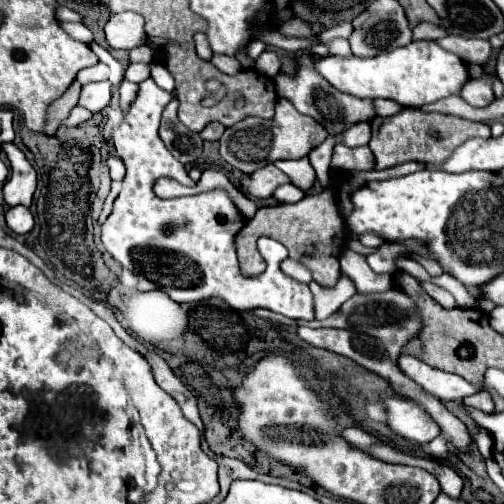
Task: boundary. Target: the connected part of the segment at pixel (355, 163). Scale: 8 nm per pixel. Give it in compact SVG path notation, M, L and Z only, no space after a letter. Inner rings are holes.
M338 143L332 155L332 169L338 171L370 171L374 169L374 155L368 147L346 147Z

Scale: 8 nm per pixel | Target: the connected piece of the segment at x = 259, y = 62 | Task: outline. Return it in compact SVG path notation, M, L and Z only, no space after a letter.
M266 49L258 59L256 59L256 71L262 71L268 77L276 77L280 71L280 53Z

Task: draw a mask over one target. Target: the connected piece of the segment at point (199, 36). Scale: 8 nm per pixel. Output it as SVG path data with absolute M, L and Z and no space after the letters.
M196 33L196 35L194 35L194 41L196 41L196 53L198 53L200 57L210 59L210 57L212 57L212 49L210 49L210 43L206 41L206 35L204 35L204 33Z

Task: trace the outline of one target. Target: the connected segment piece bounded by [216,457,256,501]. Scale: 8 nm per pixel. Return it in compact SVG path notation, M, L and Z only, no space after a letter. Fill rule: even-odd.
M216 457L218 461L218 479L220 479L220 495L218 495L218 501L222 501L228 493L228 487L232 481L236 479L254 479L256 475L252 473L252 469L248 465L244 465L242 461L238 459L228 459L228 457Z

